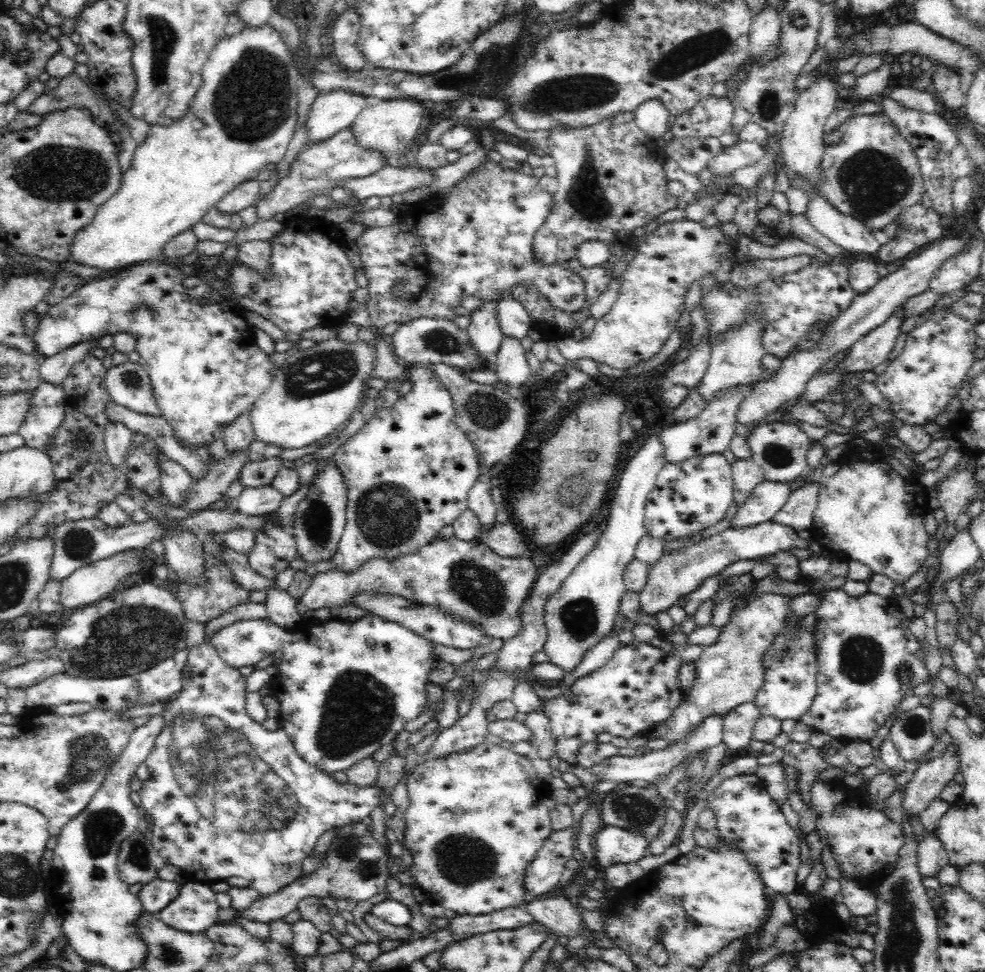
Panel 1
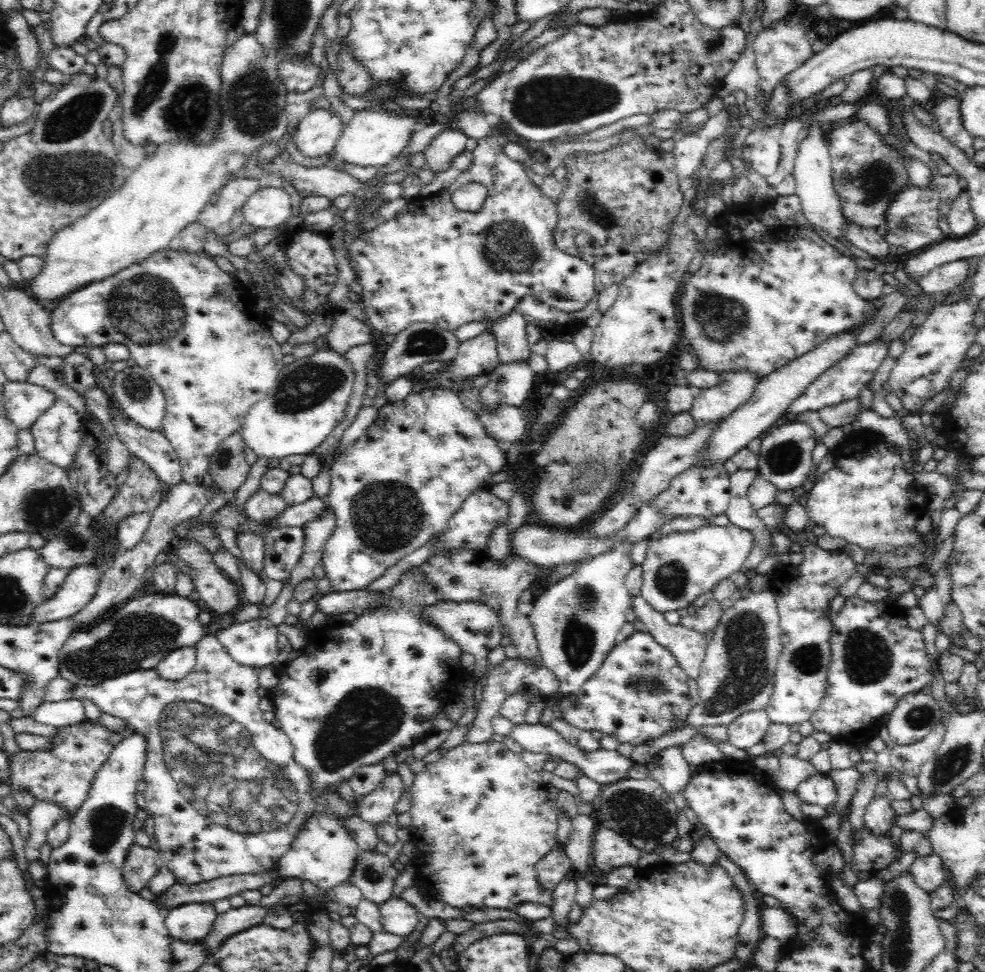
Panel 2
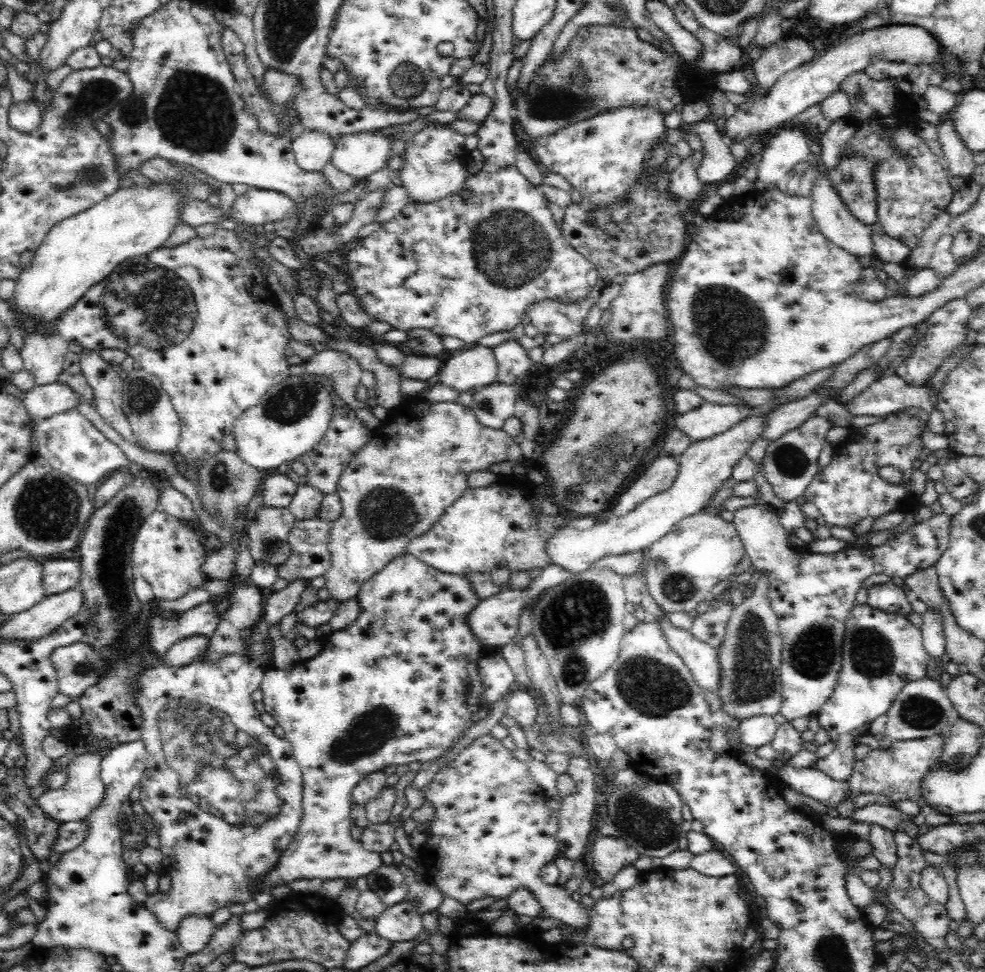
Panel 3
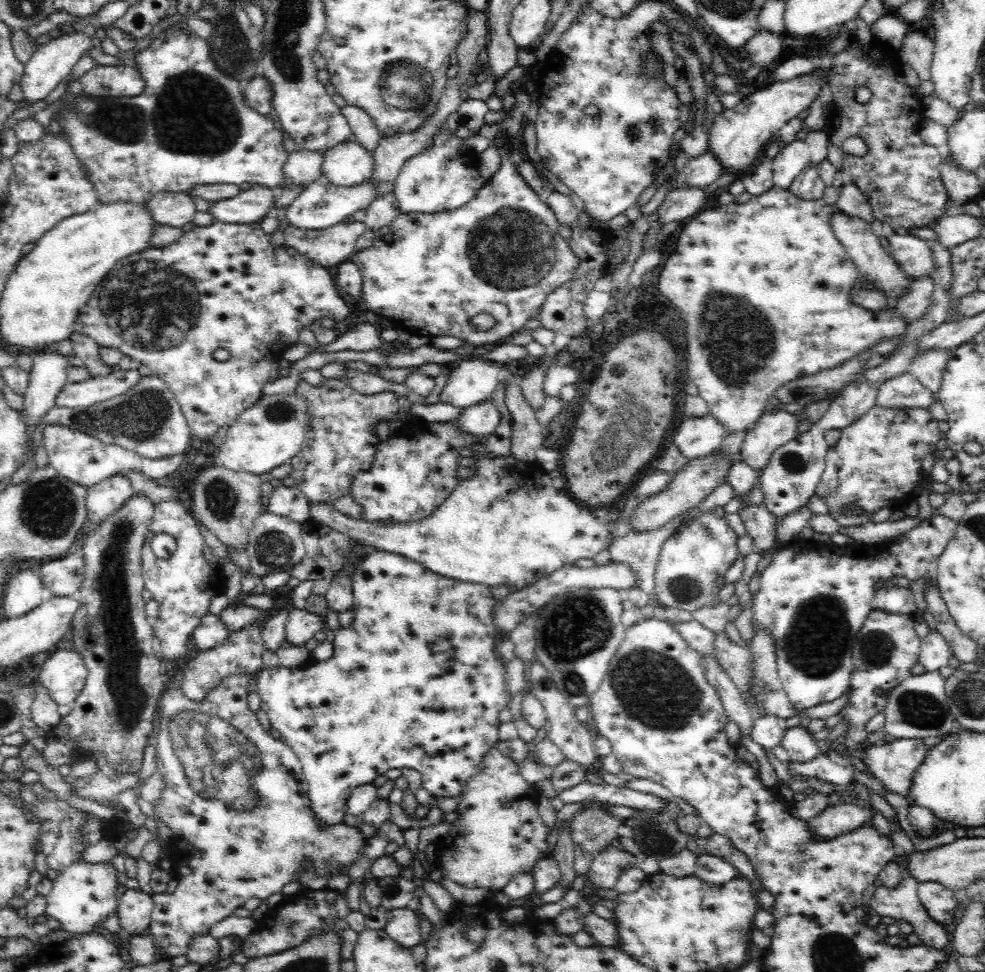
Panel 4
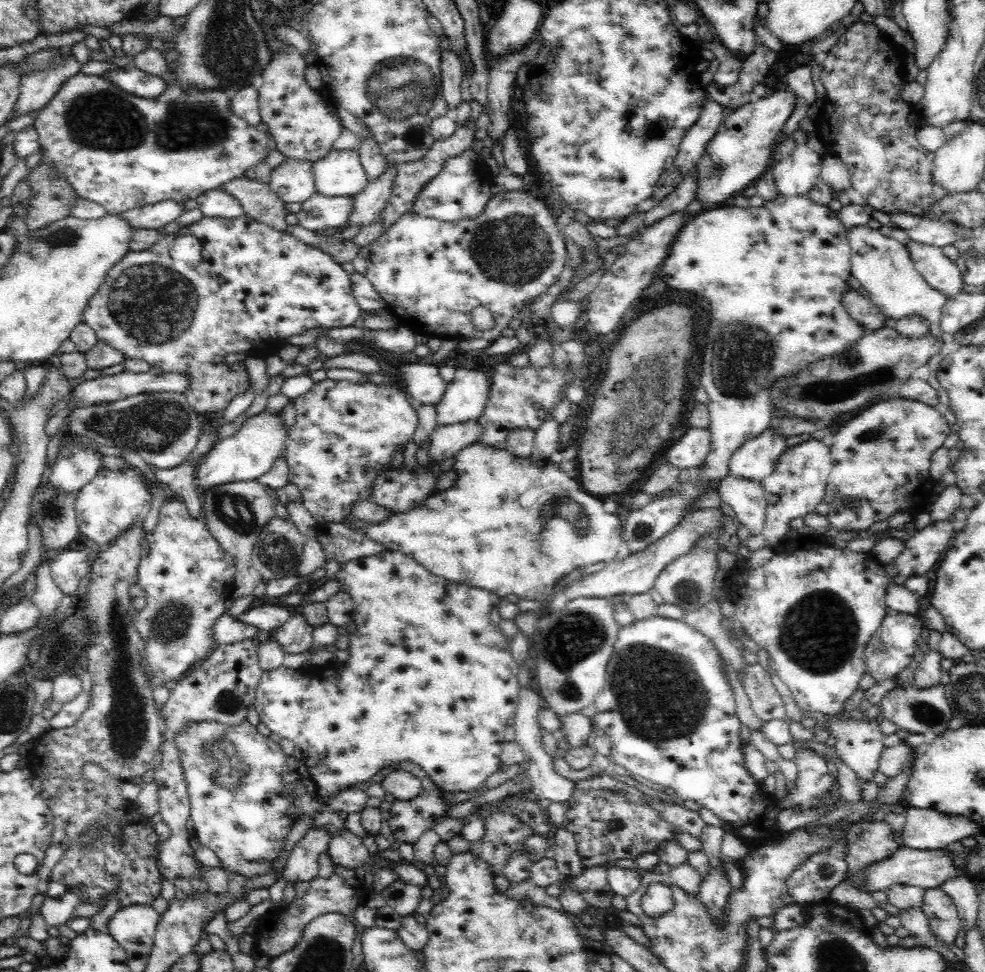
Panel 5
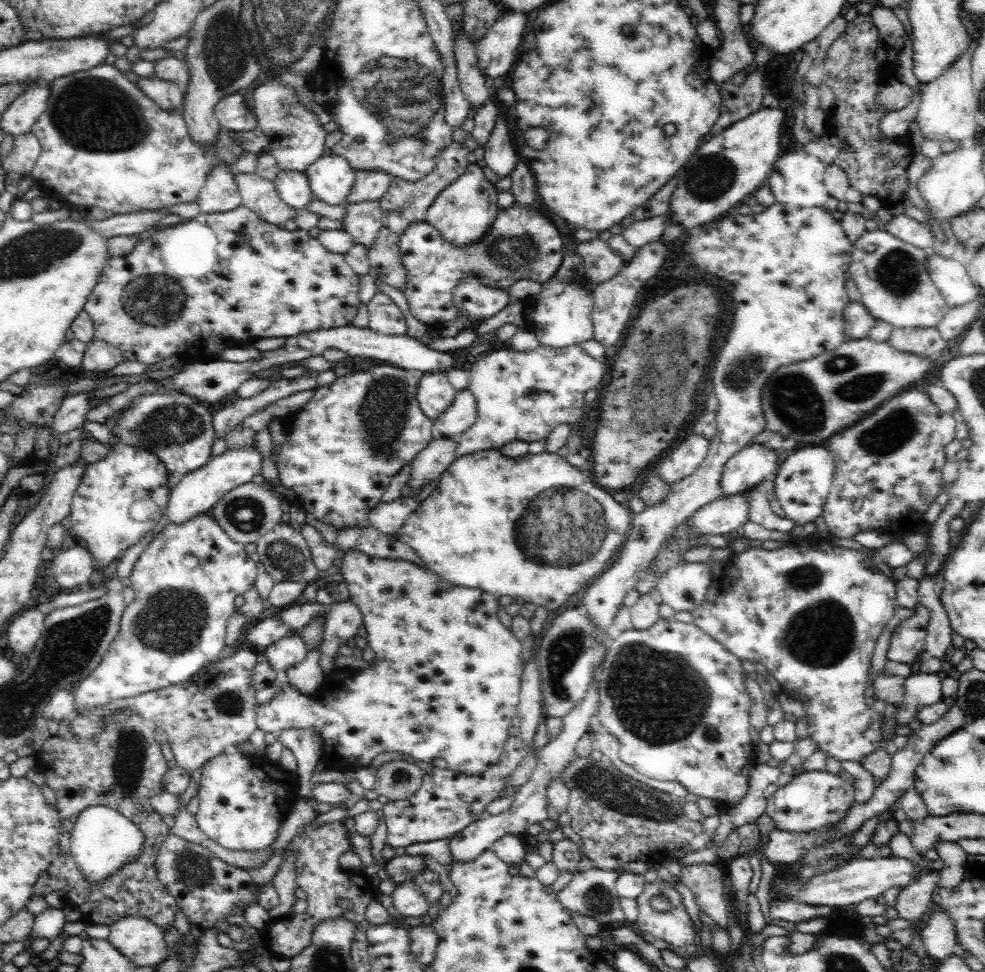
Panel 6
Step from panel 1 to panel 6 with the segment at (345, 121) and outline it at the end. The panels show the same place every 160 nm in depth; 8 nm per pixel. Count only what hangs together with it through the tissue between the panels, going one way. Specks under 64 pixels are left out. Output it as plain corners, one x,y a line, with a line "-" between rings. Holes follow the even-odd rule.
281,170
276,174
273,183
280,198
298,212
306,207
312,196
310,183
304,170

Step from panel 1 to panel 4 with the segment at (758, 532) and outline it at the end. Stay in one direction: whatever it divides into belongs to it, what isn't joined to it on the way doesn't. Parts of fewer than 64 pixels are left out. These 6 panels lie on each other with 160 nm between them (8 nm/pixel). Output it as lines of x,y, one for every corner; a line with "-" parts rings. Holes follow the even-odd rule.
693,510
682,516
680,526
668,534
660,548
655,568
655,594
663,608
692,612
711,602
716,578
738,560
738,536
726,519
711,512

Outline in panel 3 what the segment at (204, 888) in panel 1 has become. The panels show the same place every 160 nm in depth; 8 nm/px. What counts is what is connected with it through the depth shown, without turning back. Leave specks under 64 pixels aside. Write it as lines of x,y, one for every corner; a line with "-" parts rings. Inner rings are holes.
186,916
178,922
178,928
174,930
181,948
188,955
201,952
210,941
210,936
214,932
214,921
210,916

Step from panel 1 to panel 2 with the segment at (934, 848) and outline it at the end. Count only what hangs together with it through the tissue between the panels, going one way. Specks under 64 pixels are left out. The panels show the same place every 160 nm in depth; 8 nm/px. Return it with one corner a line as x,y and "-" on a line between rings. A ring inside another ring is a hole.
934,852
927,856
917,857
912,862
909,872
912,873
916,885
928,893
944,884
947,876
942,858

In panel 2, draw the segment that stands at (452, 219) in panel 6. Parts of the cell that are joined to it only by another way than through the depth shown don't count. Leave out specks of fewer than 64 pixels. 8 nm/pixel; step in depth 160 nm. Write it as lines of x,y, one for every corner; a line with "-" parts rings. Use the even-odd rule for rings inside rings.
455,126
435,136
424,150
429,168
438,173
450,168
452,158
464,152
467,139

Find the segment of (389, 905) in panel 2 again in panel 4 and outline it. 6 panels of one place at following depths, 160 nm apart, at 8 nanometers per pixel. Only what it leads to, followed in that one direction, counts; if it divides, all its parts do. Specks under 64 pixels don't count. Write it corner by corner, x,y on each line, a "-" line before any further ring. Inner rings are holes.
394,908
385,912
386,924
383,931
392,941
398,942
406,949
423,943
420,935
420,921
415,911
404,908

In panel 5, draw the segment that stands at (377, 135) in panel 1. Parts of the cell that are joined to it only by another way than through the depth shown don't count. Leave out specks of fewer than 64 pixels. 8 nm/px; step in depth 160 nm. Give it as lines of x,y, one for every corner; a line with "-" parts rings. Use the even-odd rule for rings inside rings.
332,149
314,164
316,190
326,196
354,196
367,184
357,149

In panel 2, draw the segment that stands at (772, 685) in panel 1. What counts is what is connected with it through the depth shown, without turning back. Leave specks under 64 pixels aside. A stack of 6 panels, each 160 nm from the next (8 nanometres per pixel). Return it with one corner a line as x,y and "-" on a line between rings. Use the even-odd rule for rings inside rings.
785,523
777,531
784,534
792,545
800,546
804,559
797,567
781,565
776,570
776,589
773,573
771,576
770,590
776,597
783,648
774,672
772,694
764,709
769,722
792,726
809,720
824,696
832,631
831,620
826,615
828,602
836,596
836,588
857,573
854,570
856,563
846,553
821,549
810,542
804,532
791,530

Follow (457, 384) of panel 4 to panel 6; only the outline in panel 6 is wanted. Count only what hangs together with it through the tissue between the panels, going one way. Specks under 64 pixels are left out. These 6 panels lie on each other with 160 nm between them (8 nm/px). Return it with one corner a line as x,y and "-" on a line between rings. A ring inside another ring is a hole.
466,386
460,393
455,394
452,404
442,412
442,415
433,420
433,428
438,432
438,436
455,438
470,428
477,416
476,397

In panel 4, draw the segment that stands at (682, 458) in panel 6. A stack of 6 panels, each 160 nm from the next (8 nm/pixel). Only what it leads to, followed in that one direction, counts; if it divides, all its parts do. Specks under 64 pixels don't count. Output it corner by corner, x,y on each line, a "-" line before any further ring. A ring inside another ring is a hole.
709,414
701,418
682,417
673,443
690,459
718,449
726,438
727,430

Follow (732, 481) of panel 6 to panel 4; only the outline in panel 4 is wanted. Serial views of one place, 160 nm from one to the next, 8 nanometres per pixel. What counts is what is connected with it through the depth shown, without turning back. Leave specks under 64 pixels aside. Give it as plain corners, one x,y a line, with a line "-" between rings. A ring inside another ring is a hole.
777,410
763,415
743,439
742,461
752,466
754,471
768,464
772,452
782,444
792,440
798,433
799,418
794,414

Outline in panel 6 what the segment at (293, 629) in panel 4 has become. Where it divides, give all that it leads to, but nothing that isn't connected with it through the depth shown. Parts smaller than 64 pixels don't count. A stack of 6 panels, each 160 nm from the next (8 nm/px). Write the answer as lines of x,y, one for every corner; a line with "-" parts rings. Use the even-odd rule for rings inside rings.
289,631
280,640
272,642
270,646
260,651
261,657
267,659
272,668
276,671
288,669
304,660
307,648
305,640
297,631

